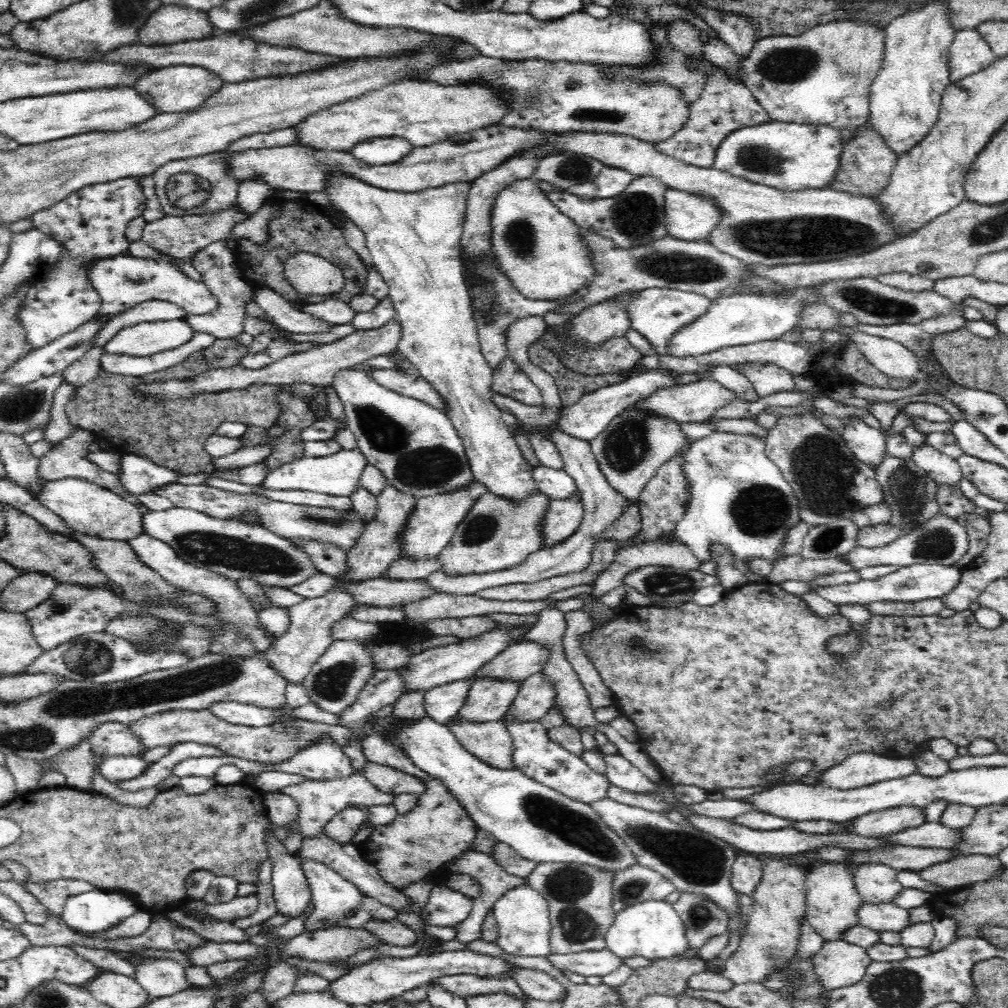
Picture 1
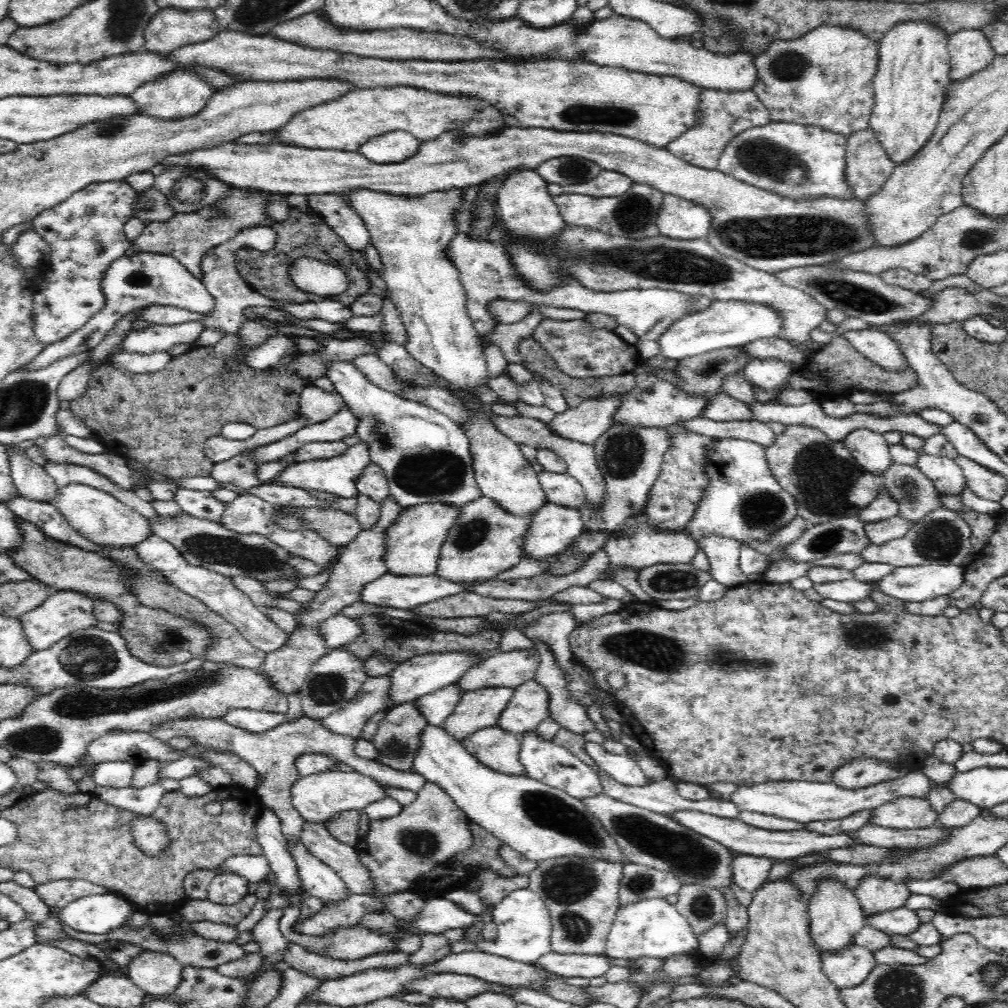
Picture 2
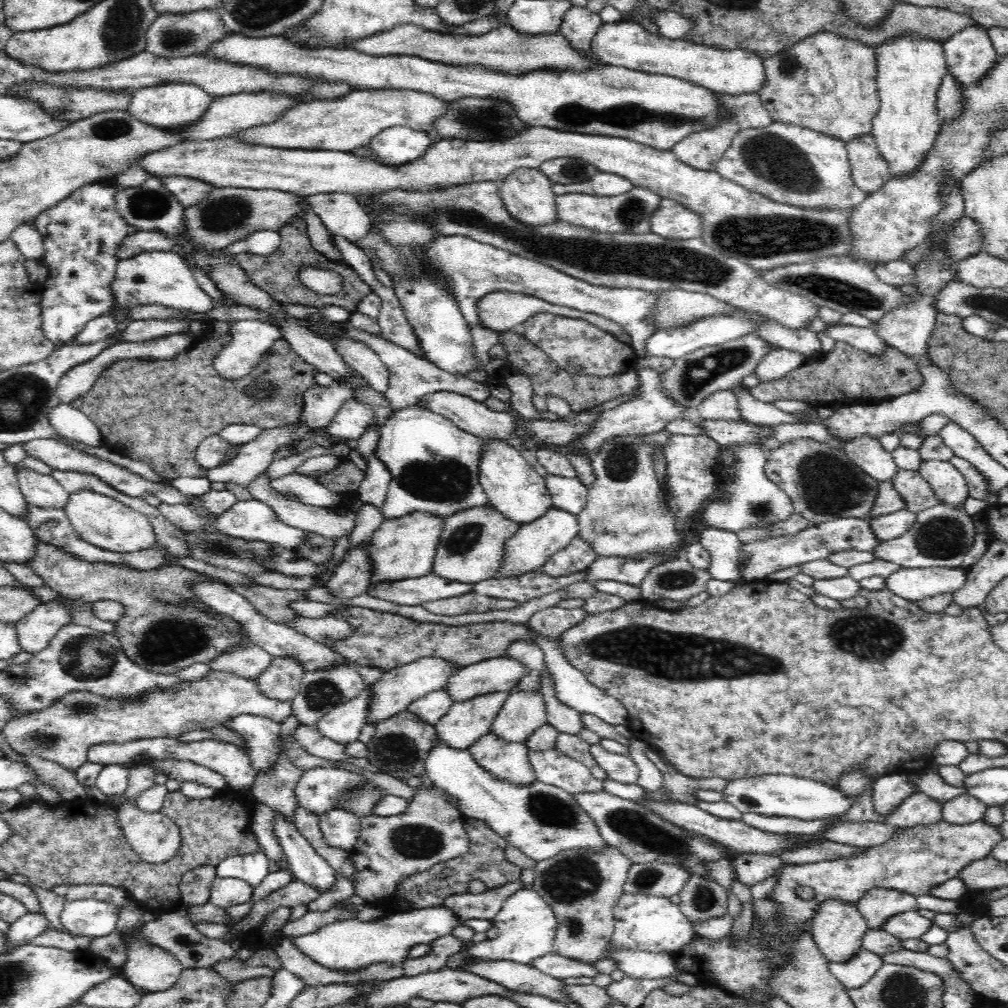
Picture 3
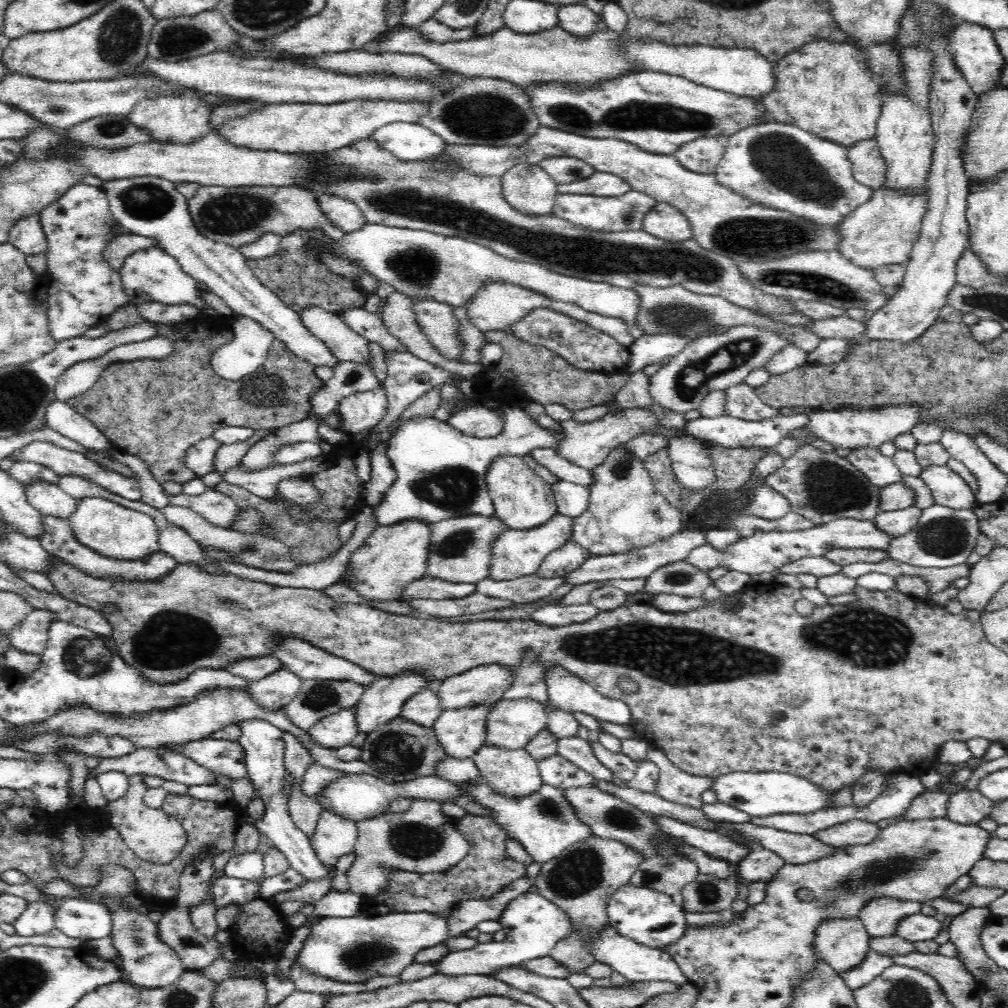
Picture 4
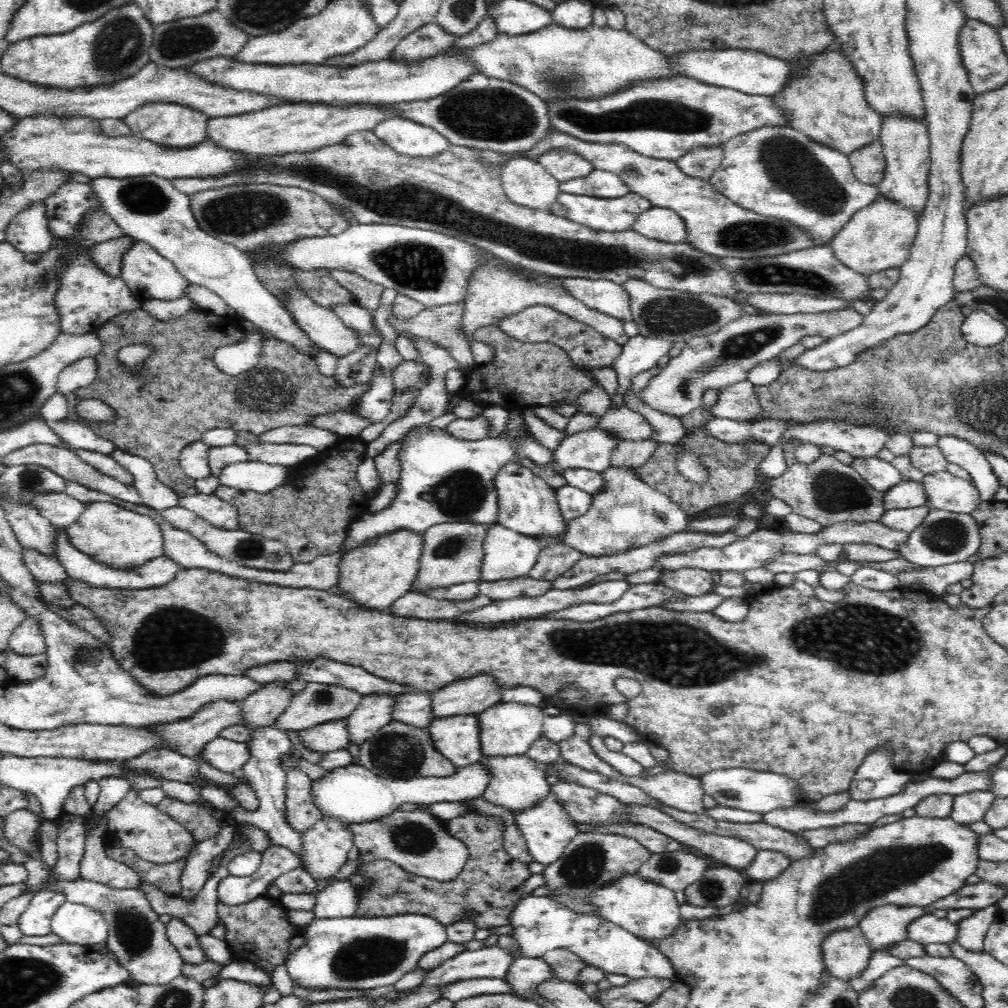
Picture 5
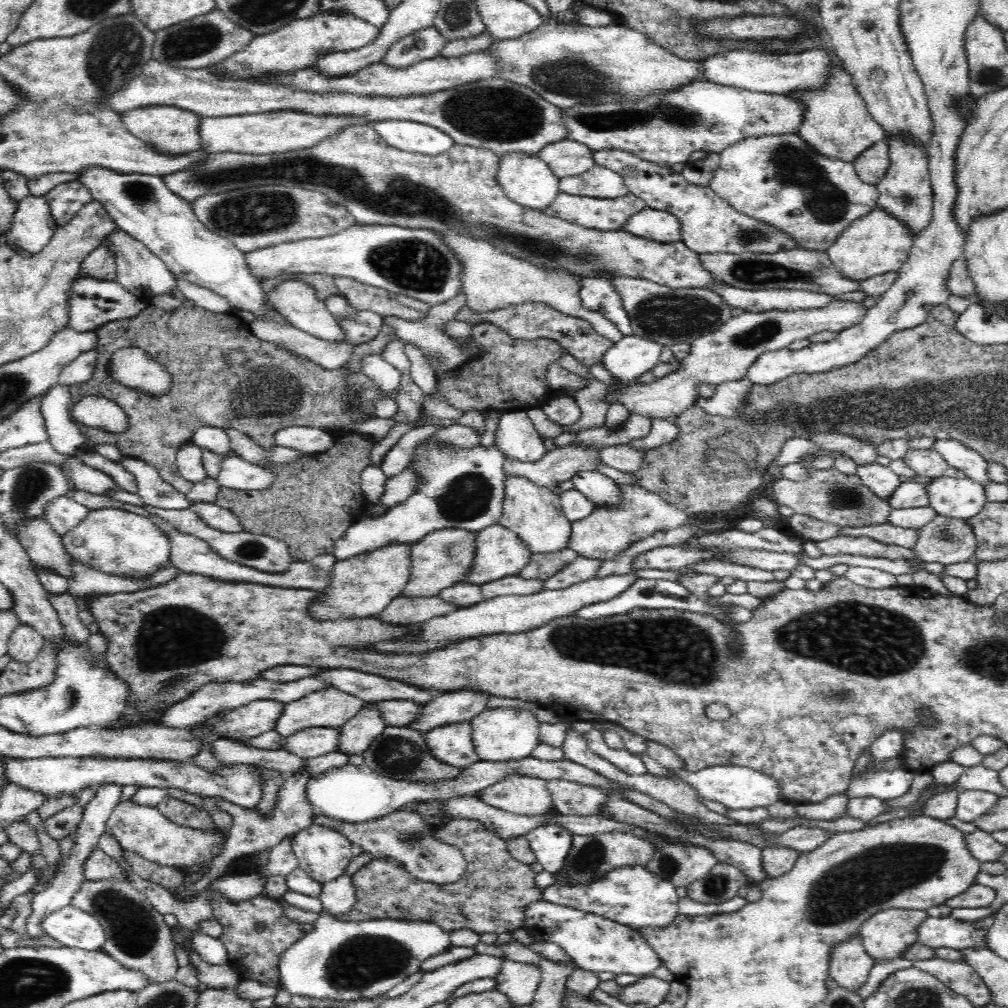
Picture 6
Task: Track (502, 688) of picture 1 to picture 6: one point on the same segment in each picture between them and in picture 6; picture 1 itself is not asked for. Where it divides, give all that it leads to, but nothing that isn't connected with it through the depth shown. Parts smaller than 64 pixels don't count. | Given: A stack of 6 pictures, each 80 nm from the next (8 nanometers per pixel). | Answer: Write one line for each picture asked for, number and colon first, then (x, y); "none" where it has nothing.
2: (479, 709)
3: (467, 721)
4: (461, 731)
5: (457, 738)
6: (453, 745)

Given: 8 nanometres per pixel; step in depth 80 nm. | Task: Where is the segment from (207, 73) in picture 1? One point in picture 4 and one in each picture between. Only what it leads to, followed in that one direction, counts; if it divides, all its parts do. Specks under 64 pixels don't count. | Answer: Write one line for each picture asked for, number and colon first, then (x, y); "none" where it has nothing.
2: (180, 93)
3: (171, 106)
4: (181, 118)

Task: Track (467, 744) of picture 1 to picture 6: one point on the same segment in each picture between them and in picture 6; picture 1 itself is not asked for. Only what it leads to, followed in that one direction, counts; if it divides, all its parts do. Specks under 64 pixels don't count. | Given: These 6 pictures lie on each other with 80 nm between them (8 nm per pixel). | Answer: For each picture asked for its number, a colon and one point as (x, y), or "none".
2: (499, 750)
3: (508, 761)
4: (514, 773)
5: (516, 782)
6: (526, 795)

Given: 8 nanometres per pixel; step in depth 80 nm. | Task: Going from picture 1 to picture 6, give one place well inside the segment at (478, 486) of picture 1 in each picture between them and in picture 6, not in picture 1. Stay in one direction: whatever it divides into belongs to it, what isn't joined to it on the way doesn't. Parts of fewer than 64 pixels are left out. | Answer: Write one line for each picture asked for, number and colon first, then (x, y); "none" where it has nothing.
2: (413, 543)
3: (404, 547)
4: (393, 556)
5: (376, 574)
6: (362, 586)

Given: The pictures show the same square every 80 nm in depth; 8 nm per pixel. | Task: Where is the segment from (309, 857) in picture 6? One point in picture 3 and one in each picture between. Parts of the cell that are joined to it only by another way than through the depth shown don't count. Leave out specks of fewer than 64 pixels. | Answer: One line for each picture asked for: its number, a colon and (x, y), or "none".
3: (341, 828)
4: (335, 835)
5: (326, 845)

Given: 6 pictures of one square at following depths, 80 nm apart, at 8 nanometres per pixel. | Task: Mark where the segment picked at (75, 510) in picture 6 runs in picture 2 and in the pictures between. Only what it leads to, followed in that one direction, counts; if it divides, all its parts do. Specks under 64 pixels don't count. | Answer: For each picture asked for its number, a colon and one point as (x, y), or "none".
2: (31, 480)
3: (44, 491)
4: (49, 498)
5: (61, 509)

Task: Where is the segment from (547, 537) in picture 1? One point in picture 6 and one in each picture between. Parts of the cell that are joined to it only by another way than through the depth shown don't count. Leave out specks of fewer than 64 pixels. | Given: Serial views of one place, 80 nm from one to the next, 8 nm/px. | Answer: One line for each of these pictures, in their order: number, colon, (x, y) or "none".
2: (555, 526)
3: (528, 550)
4: (516, 553)
5: (508, 554)
6: (500, 552)

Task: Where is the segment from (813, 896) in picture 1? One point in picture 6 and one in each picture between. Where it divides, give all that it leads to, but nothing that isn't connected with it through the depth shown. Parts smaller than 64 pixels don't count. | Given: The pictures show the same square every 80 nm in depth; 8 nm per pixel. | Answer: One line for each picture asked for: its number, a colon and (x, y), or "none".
2: (835, 915)
3: (838, 927)
4: (842, 942)
5: (846, 952)
6: (850, 964)

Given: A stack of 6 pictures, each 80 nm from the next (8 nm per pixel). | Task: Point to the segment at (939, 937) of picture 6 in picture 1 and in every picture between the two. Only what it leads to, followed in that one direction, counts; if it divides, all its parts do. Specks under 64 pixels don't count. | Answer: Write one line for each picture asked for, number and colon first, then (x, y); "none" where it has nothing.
1: (885, 916)
2: (900, 921)
3: (905, 925)
4: (917, 927)
5: (927, 929)

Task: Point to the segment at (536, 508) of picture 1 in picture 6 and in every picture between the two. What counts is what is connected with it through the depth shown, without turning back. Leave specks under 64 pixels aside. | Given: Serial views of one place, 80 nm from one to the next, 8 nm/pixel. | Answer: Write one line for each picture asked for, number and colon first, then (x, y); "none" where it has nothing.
2: (486, 539)
3: (471, 548)
4: (460, 548)
5: (453, 551)
6: (441, 559)

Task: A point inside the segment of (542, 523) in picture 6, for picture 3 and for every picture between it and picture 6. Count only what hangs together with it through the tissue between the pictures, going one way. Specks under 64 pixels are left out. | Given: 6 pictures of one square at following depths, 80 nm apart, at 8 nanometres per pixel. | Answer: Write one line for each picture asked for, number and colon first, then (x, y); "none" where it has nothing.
3: (513, 487)
4: (522, 499)
5: (526, 503)

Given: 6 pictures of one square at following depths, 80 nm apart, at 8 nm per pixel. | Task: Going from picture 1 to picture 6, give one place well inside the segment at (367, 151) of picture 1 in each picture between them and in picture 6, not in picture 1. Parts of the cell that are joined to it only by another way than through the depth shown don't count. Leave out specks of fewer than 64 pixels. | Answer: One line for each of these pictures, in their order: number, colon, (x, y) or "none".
2: (392, 147)
3: (399, 144)
4: (407, 141)
5: (405, 136)
6: (411, 136)

